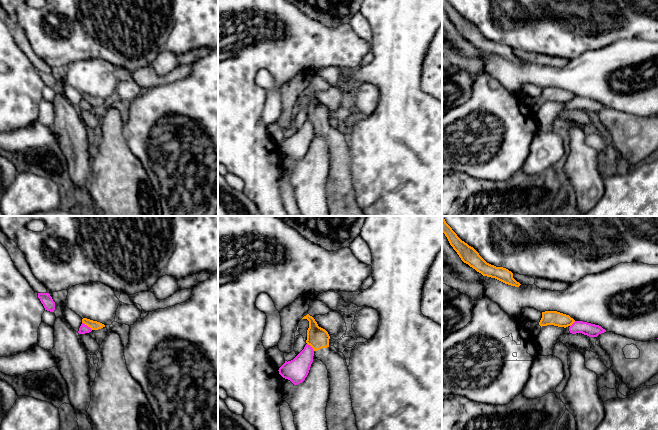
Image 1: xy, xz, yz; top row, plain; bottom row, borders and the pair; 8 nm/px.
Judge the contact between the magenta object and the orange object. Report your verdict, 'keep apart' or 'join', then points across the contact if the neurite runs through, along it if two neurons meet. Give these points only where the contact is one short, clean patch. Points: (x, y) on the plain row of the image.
keep apart | along xy (82, 98), (92, 105)

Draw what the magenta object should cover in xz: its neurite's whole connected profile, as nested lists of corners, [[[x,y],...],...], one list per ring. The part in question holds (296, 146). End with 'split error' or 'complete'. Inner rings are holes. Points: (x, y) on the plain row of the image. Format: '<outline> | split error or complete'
[[[306,120],[304,125],[291,137],[285,139],[279,144],[279,150],[290,156],[294,161],[298,161],[307,153],[311,140],[313,138],[314,126]]] | complete

